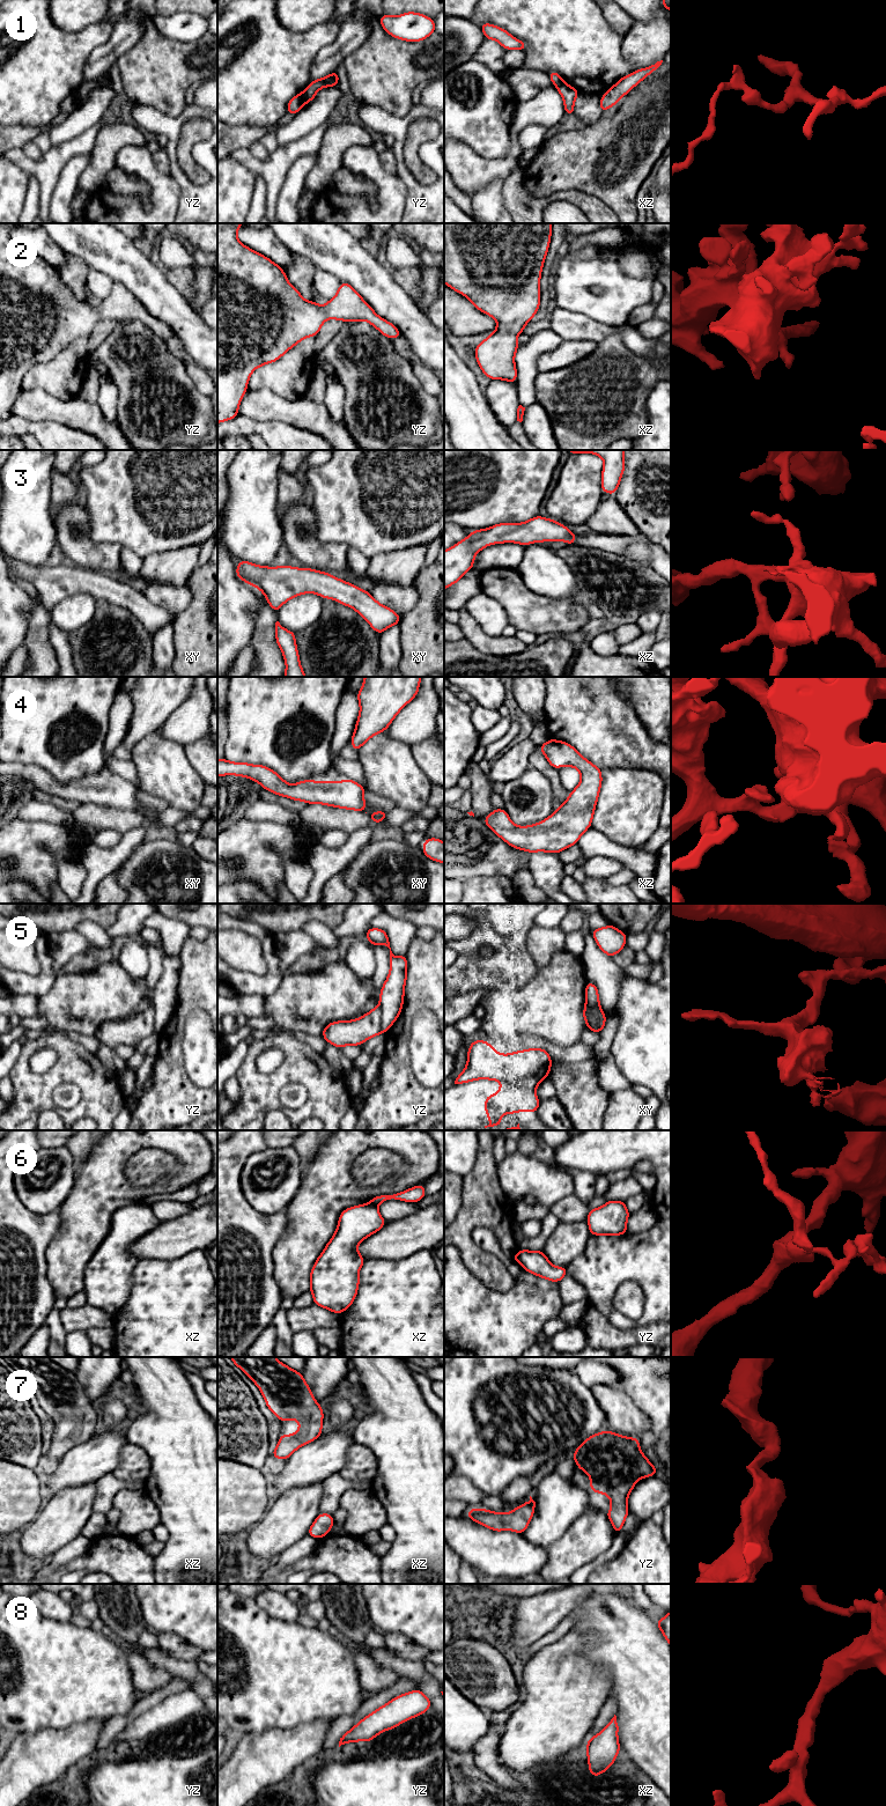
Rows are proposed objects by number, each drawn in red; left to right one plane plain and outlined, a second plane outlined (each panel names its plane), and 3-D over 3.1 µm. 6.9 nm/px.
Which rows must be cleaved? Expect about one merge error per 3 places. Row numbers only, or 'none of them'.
1, 5, 6

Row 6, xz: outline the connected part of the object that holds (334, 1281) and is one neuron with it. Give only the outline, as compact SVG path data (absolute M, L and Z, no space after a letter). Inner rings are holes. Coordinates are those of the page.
M370 1203L349 1207L340 1214L333 1237L317 1258L310 1273L310 1292L313 1304L337 1314L341 1314L352 1306L359 1290L359 1273L366 1262L362 1254L357 1252L357 1245L379 1231L385 1223L377 1206Z

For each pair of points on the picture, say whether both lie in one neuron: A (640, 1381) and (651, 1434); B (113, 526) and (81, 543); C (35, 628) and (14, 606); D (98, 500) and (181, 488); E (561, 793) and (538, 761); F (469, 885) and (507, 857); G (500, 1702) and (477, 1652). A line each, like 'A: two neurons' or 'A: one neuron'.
A: one neuron
B: two neurons
C: two neurons
D: one neuron
E: one neuron
F: two neurons
G: one neuron

